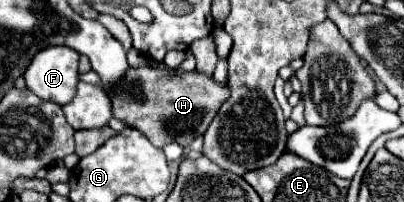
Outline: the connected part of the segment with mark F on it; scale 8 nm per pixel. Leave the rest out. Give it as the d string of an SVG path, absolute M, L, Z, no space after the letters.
M47 47L39 51L25 71L27 87L41 99L59 105L75 97L79 83L79 53L69 47Z

